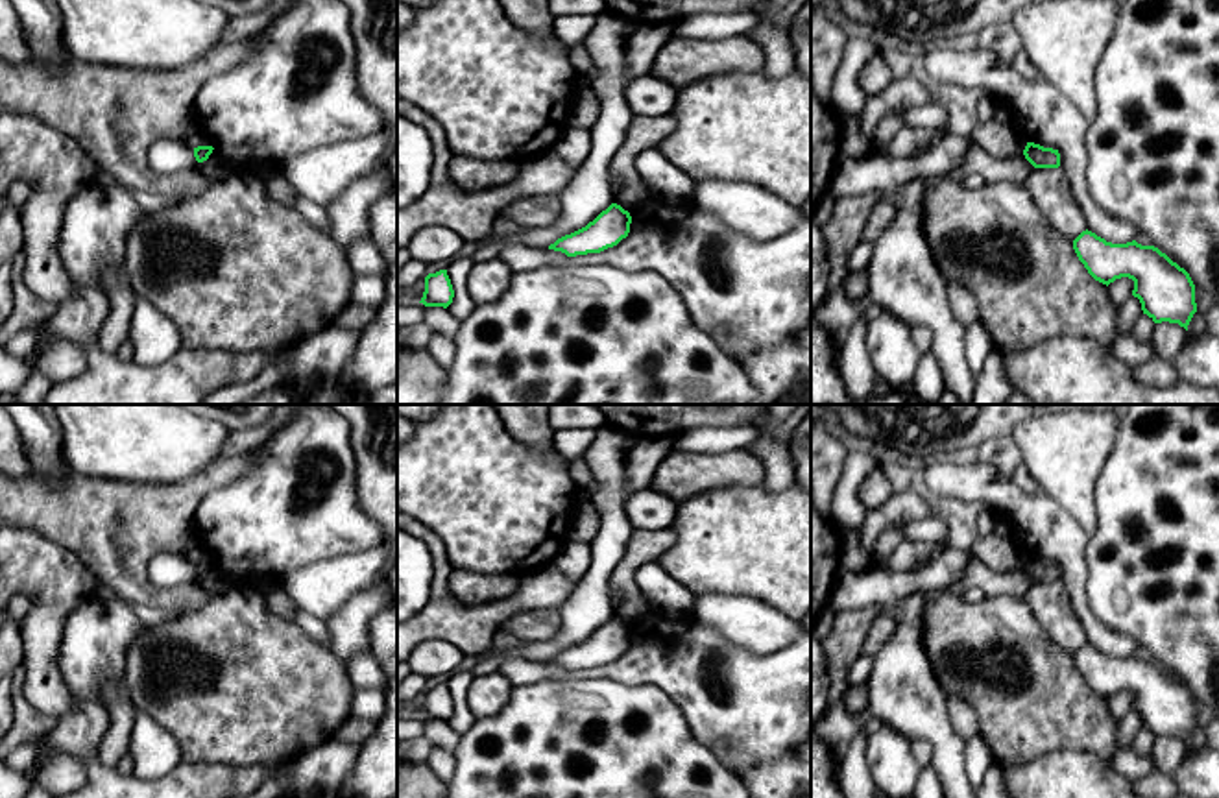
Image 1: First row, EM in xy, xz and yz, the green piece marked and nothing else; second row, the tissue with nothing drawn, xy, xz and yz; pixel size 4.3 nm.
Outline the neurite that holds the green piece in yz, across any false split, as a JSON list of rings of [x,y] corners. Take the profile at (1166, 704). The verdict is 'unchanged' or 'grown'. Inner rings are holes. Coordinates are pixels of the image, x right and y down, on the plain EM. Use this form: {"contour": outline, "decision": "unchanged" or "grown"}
{"contour": [[[1086,643],[1073,654],[1073,663],[1095,695],[1108,700],[1121,691],[1132,693],[1132,709],[1154,737],[1178,737],[1188,744],[1197,726],[1195,698],[1189,687],[1158,661],[1136,654],[1112,658]]], "decision": "unchanged"}

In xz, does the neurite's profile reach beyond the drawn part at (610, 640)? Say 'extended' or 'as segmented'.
as segmented

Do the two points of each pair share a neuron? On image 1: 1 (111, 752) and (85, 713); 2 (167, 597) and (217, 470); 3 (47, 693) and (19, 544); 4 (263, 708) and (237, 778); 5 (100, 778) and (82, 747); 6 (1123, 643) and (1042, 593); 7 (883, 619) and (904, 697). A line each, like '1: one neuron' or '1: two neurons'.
1: two neurons
2: one neuron
3: one neuron
4: two neurons
5: one neuron
6: two neurons
7: two neurons

